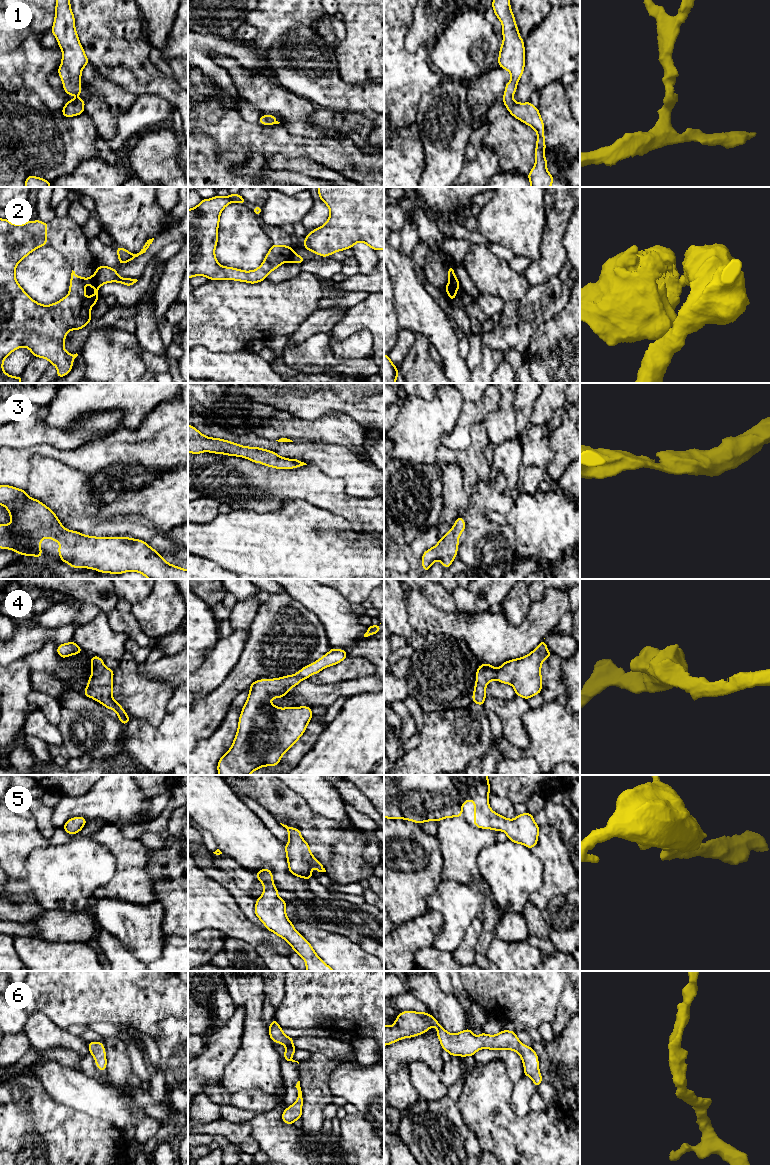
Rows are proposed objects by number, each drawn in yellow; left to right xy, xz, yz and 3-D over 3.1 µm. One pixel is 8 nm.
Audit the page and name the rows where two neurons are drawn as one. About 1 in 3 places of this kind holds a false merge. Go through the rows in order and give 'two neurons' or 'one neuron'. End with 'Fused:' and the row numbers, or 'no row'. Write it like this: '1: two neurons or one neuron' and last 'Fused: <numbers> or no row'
1: one neuron
2: two neurons
3: one neuron
4: one neuron
5: one neuron
6: one neuron
Fused: 2

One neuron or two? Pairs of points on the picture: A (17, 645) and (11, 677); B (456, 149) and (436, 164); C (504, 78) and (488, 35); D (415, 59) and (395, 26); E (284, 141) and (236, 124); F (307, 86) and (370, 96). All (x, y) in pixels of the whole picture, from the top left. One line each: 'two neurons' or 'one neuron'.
A: two neurons
B: one neuron
C: two neurons
D: one neuron
E: one neuron
F: one neuron

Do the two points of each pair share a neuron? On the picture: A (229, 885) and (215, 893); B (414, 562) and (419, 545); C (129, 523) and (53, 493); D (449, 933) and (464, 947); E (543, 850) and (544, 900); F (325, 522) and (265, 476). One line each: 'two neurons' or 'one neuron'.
A: two neurons
B: one neuron
C: one neuron
D: two neurons
E: one neuron
F: two neurons

